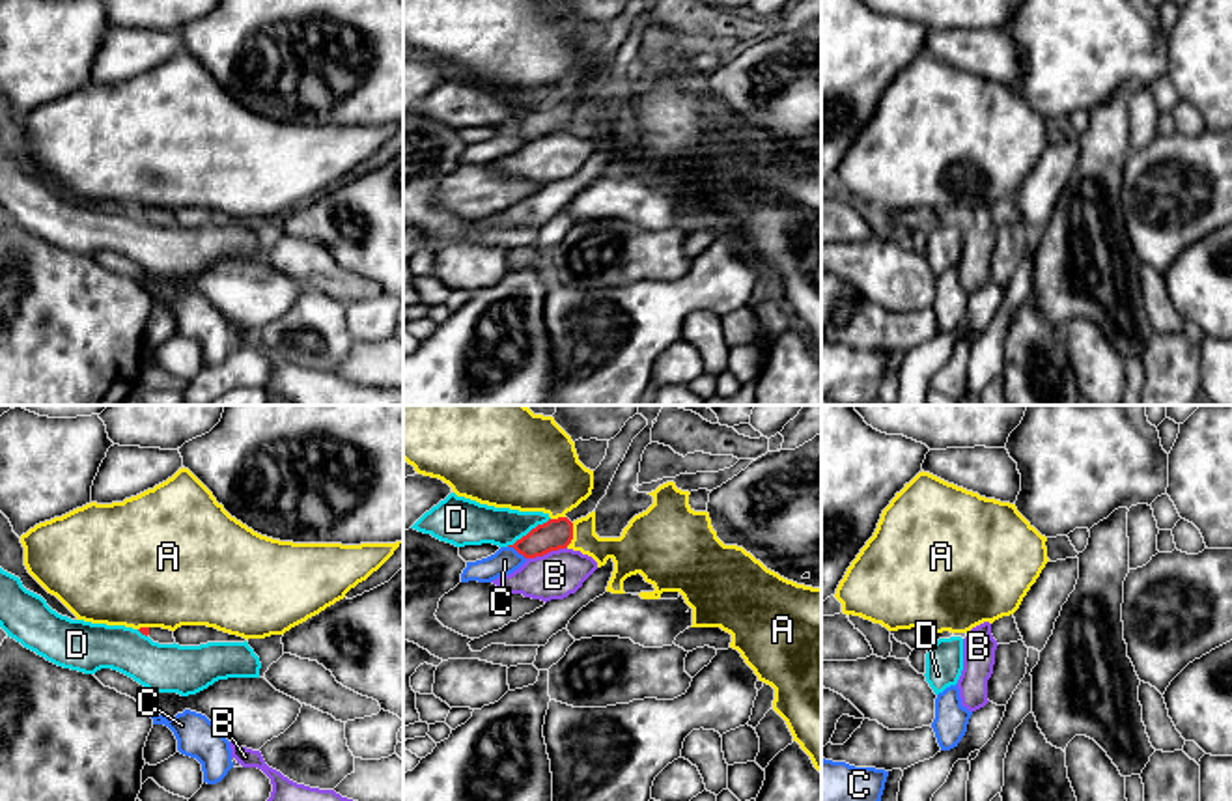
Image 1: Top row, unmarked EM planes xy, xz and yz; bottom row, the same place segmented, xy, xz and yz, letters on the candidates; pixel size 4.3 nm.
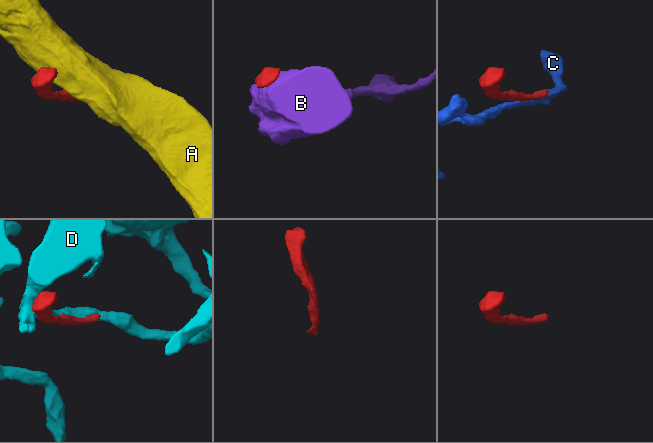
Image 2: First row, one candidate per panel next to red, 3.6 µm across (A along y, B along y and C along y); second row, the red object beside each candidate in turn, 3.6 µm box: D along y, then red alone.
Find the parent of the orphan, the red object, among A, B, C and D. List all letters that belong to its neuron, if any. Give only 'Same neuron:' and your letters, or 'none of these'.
Same neuron: none of these

